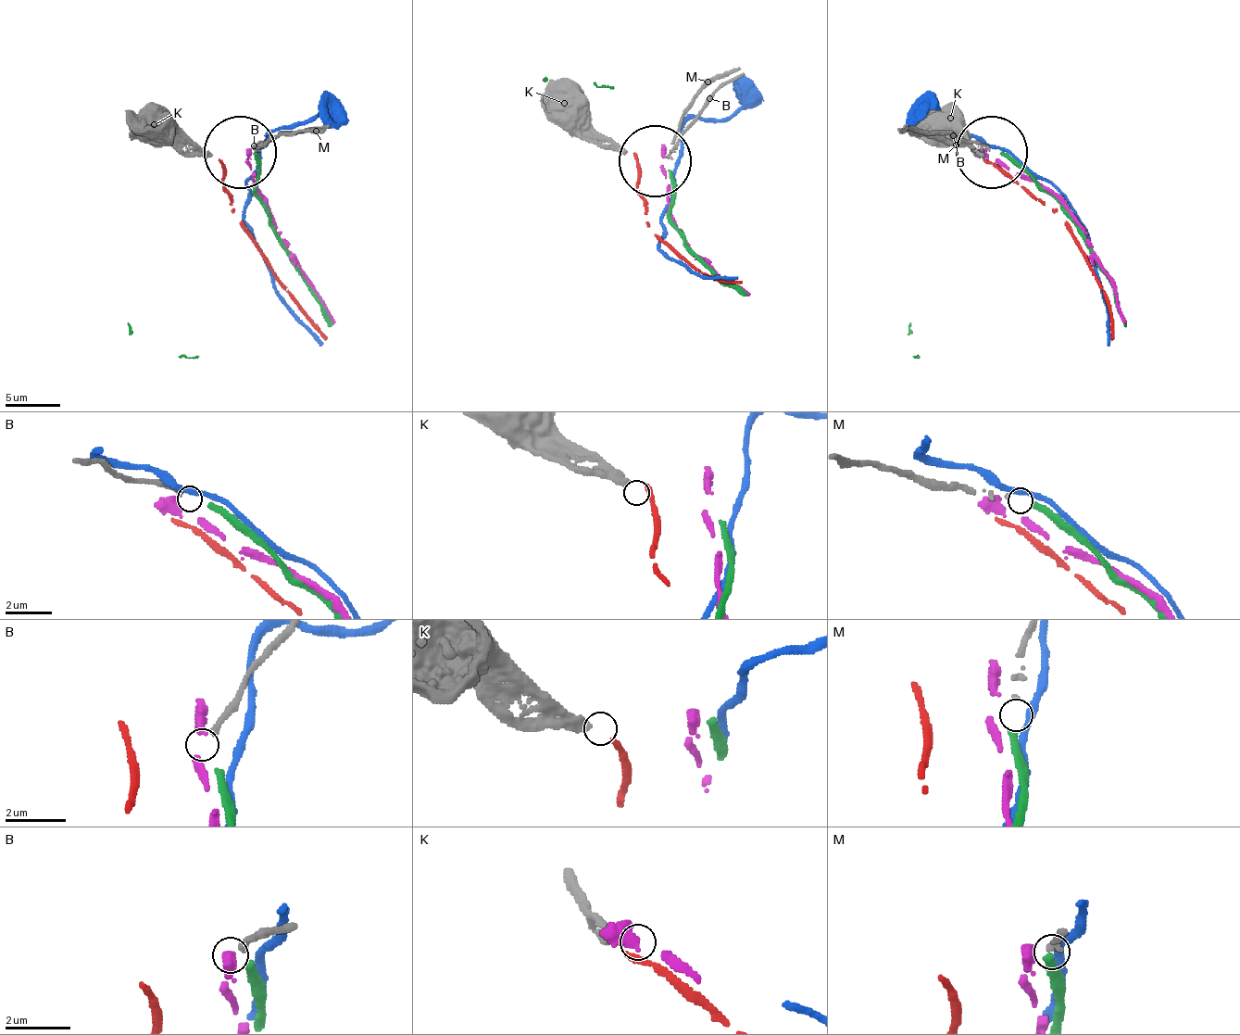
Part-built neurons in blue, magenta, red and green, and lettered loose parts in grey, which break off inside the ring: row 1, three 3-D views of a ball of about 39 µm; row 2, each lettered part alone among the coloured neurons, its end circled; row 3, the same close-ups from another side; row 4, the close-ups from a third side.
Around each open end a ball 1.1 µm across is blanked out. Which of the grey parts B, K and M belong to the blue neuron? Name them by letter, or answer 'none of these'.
none of these

